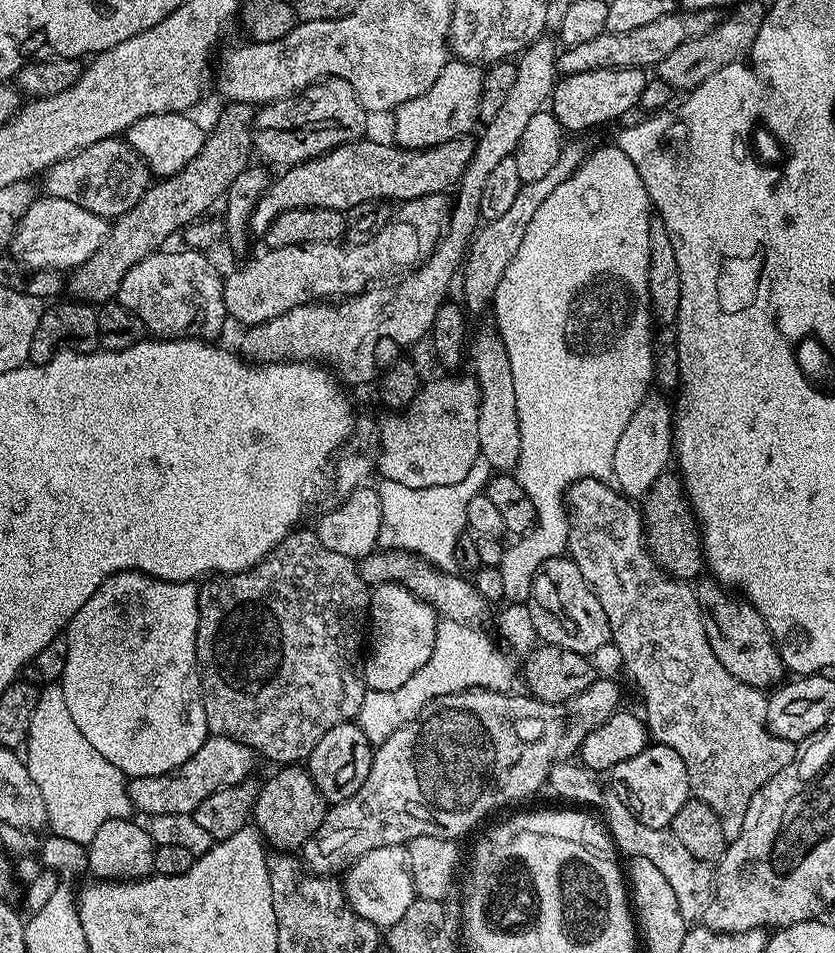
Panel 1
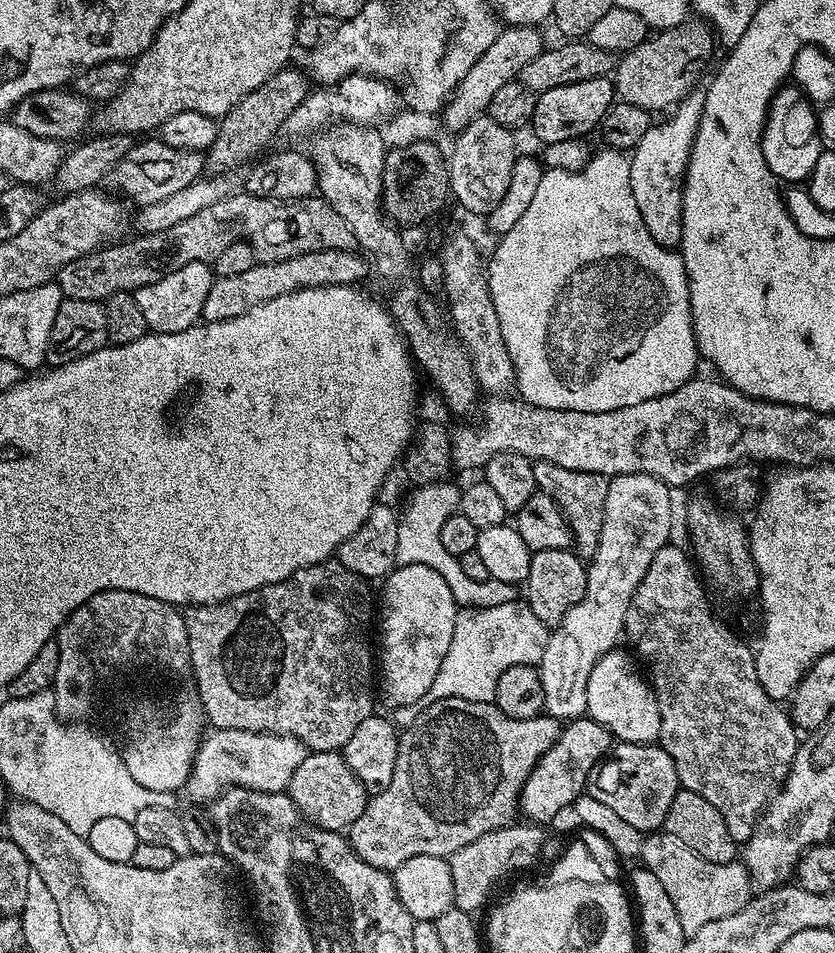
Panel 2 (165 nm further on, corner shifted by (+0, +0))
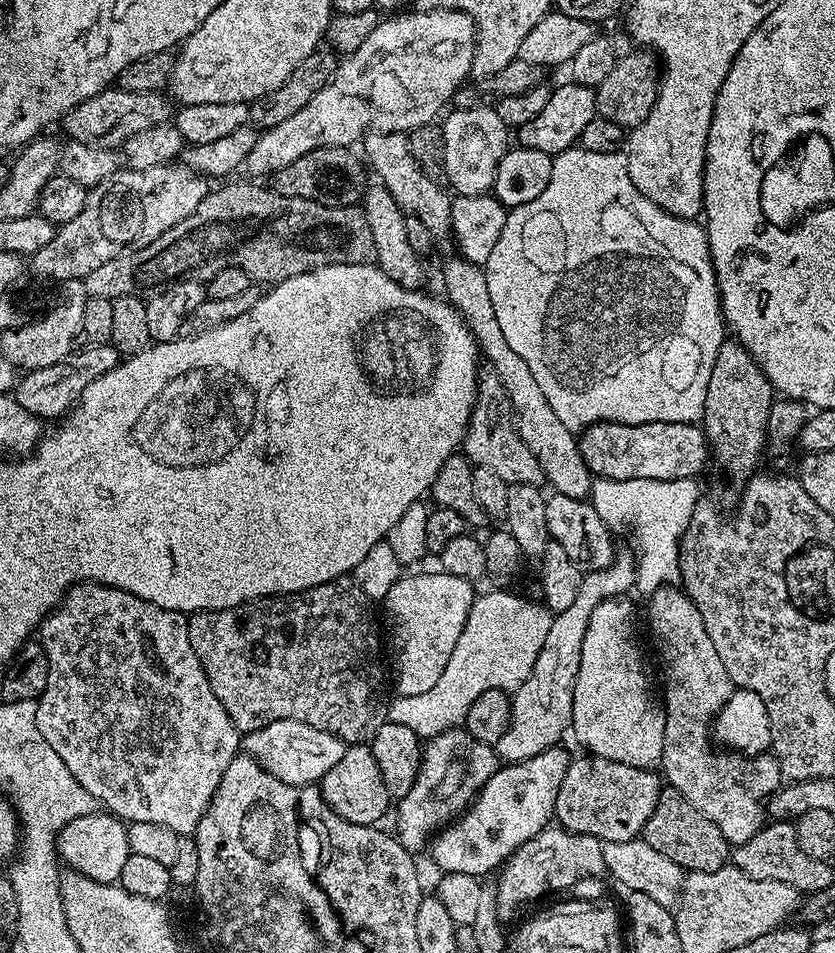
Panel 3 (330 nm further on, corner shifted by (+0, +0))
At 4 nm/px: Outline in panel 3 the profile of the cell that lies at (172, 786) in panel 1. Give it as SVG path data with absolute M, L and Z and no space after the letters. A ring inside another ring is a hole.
M279 720L270 722L258 730L247 733L242 740L242 748L261 764L268 775L287 784L315 785L328 771L341 761L346 745L343 740L326 730L314 730L306 722Z

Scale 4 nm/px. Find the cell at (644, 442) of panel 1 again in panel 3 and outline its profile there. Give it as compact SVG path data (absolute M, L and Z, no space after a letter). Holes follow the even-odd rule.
M621 551L610 566L597 572L589 571L580 581L578 598L574 598L574 603L567 610L553 615L546 642L542 642L542 650L534 662L532 672L511 697L508 728L494 745L494 751L501 761L517 764L526 758L534 758L534 754L542 754L542 750L557 747L564 731L569 731L574 682L578 678L582 638L586 638L590 614L594 614L594 606L603 600L623 597L628 591L631 593L636 583L636 562L633 553L628 552Z

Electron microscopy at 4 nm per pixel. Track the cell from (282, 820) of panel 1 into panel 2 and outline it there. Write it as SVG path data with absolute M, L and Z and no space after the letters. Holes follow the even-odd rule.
M339 751L308 752L302 766L294 770L294 778L290 778L286 791L308 823L339 833L351 828L370 799Z

